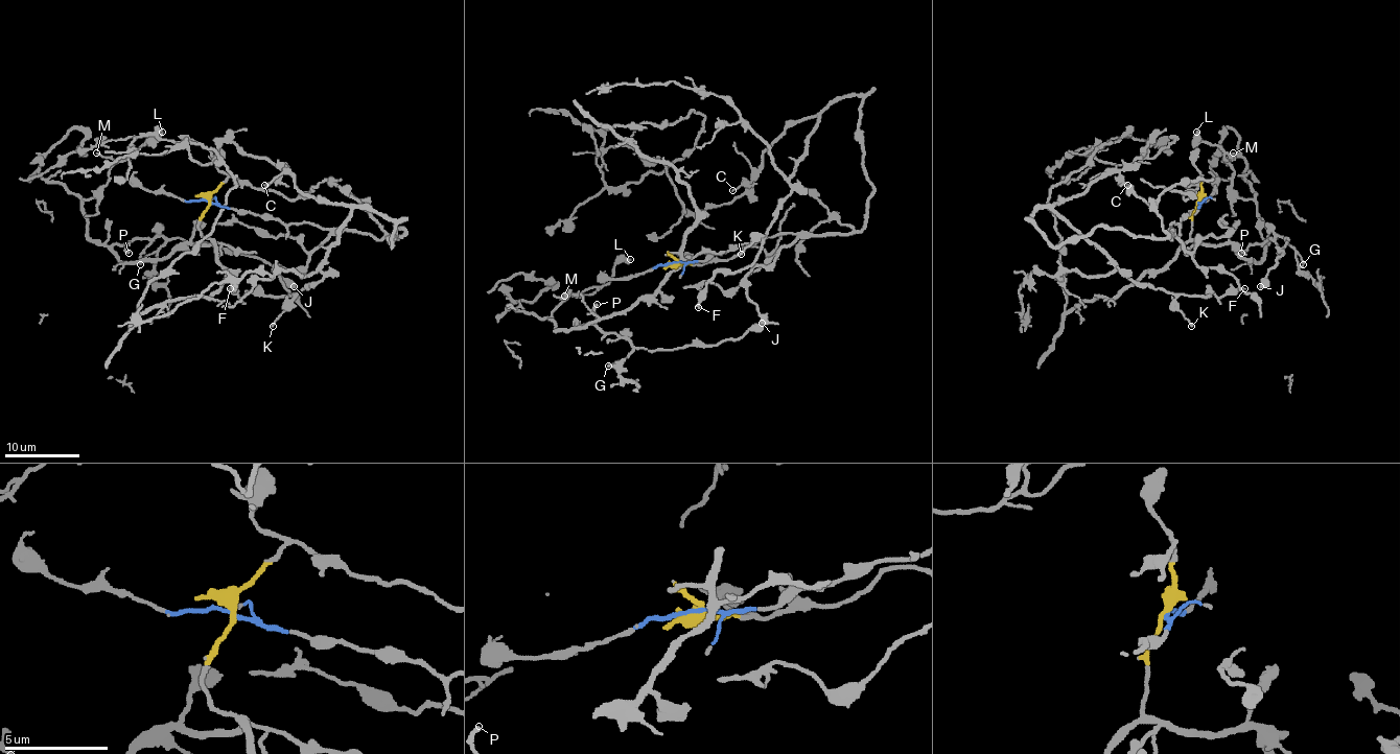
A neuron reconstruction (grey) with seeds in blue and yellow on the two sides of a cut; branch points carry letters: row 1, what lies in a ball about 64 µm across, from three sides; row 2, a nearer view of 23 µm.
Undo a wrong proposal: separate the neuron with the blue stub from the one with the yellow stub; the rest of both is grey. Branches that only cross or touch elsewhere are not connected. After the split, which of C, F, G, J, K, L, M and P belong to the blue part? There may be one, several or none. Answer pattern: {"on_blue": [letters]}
{"on_blue": ["C", "F", "K"]}

